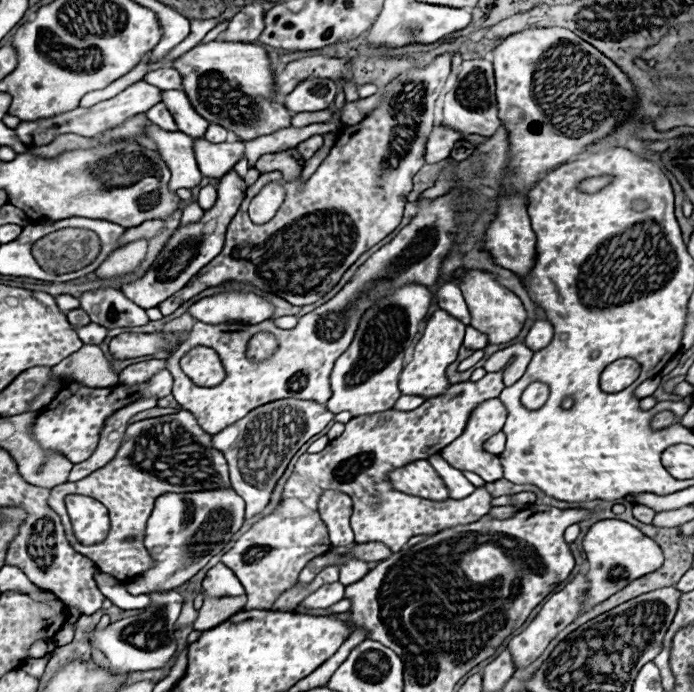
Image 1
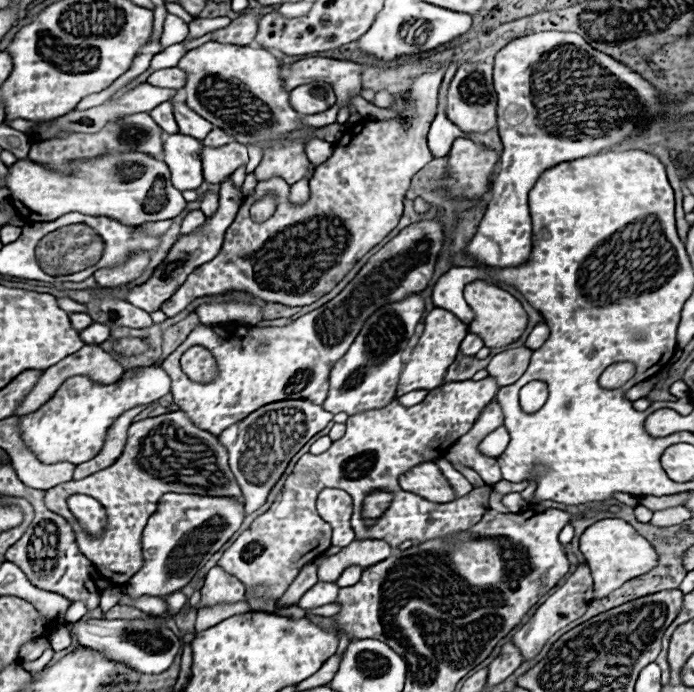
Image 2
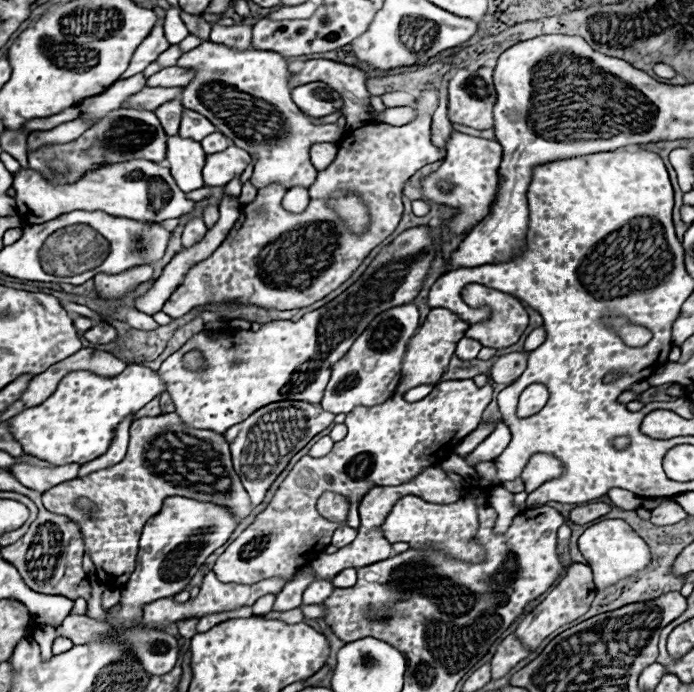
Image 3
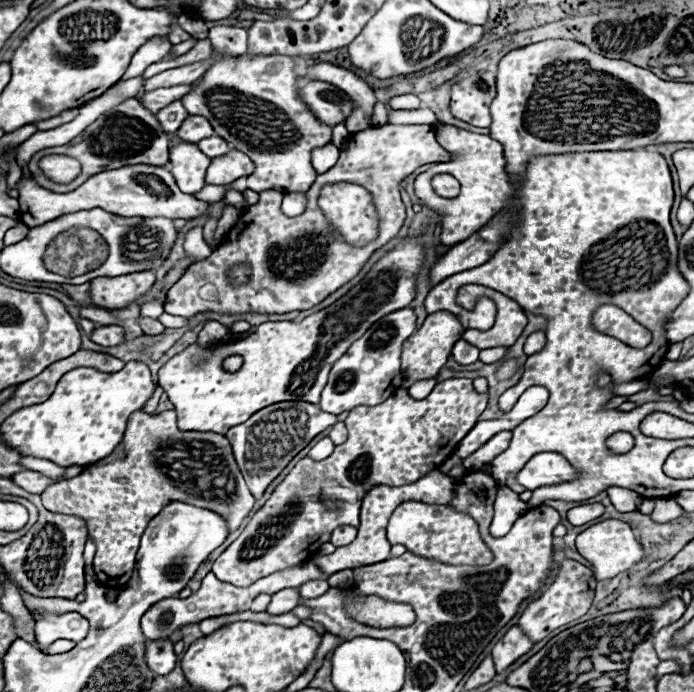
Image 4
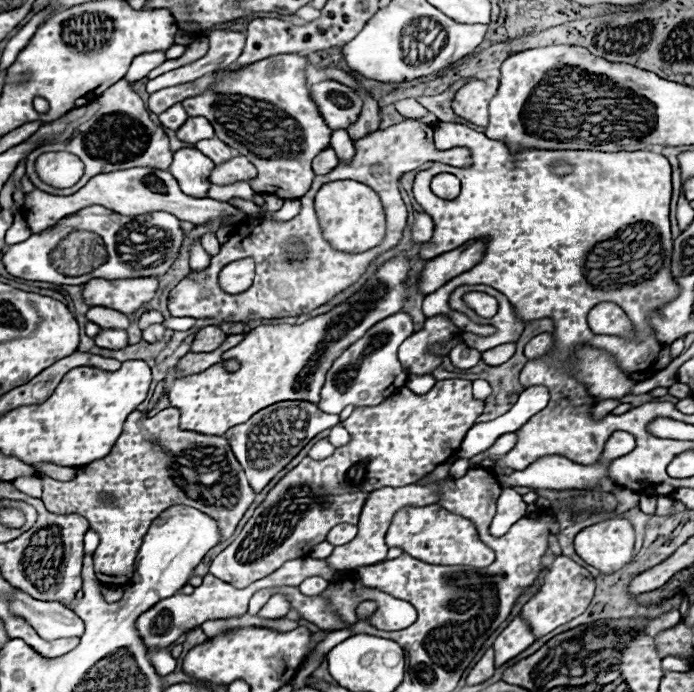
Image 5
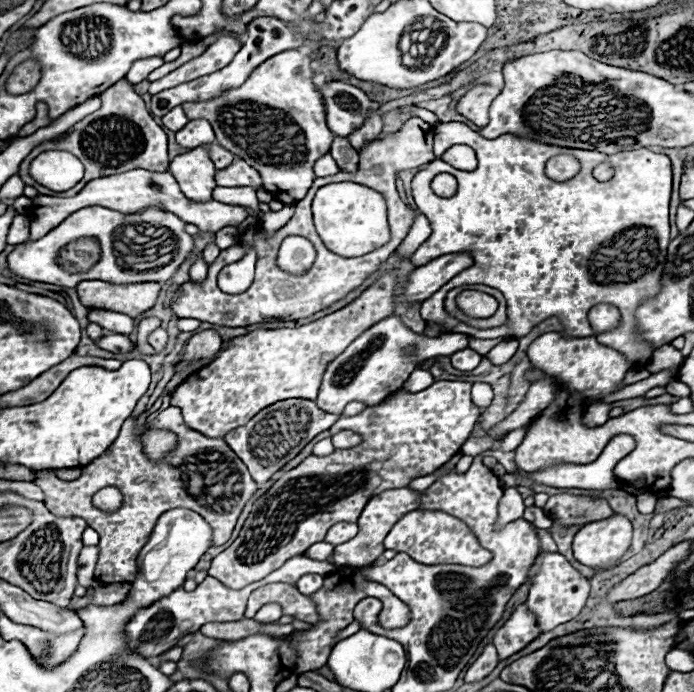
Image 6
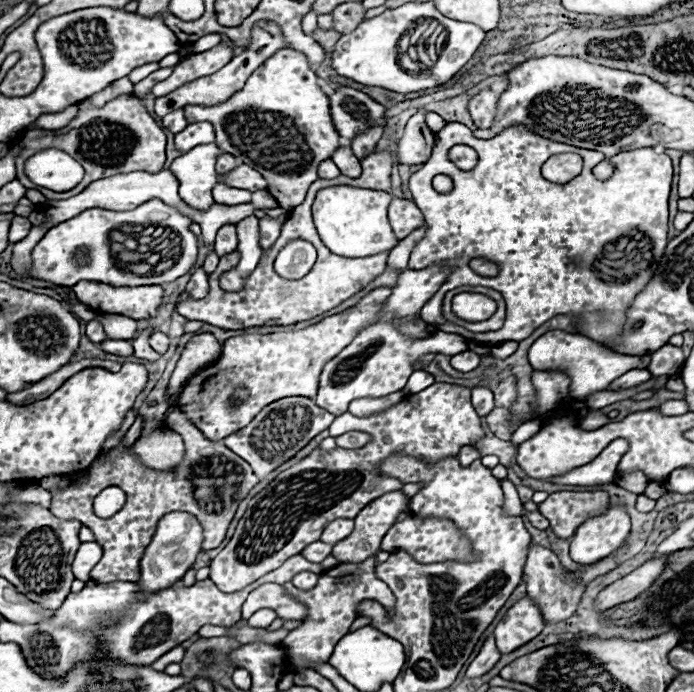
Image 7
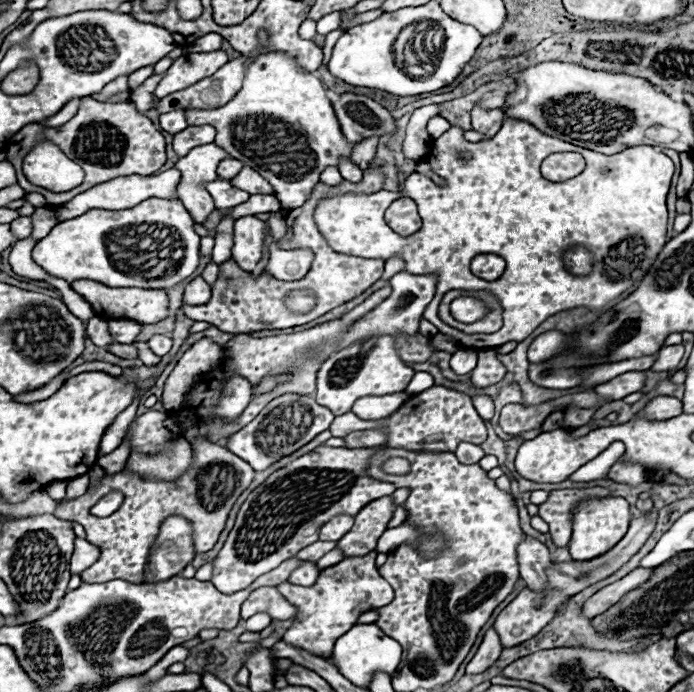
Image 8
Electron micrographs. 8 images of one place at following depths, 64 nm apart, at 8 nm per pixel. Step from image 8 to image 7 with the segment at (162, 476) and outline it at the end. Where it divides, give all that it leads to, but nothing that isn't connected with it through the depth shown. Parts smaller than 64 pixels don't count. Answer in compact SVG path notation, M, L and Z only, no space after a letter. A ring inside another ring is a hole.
M166 430L154 432L132 446L138 462L152 470L174 470L184 460L186 448L180 434Z

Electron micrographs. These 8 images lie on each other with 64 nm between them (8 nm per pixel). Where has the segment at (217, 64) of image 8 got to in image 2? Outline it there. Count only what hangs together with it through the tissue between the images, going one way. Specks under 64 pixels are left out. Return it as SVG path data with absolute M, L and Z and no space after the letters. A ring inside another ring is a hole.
M246 10L240 14L240 18L232 20L230 26L214 30L212 40L218 40L222 44L250 46L254 42L256 32L258 32L258 18L254 14L250 14L250 10ZM162 68L148 76L148 84L154 84L158 88L182 88L186 82L186 72L180 72L180 68Z

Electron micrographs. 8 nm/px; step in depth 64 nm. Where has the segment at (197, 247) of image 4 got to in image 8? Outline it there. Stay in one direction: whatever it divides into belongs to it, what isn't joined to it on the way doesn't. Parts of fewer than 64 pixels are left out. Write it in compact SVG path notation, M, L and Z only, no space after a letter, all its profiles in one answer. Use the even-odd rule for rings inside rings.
M202 276L194 278L184 292L184 302L190 306L200 306L206 304L210 300L210 286L202 280Z

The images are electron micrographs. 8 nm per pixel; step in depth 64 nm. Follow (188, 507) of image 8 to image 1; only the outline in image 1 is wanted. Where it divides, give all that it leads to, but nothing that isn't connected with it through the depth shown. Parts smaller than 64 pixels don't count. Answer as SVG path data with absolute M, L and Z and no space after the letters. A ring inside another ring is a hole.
M180 410L176 414L130 424L126 428L124 444L120 446L114 460L80 482L66 482L52 488L48 506L60 514L62 524L66 528L66 536L74 550L90 558L100 572L106 572L116 580L124 582L140 574L144 570L144 562L150 562L152 568L152 558L144 548L144 528L148 516L152 514L154 500L166 492L202 492L216 488L230 488L230 476L224 454L212 446L212 436L198 428L194 416L190 412ZM162 420L172 420L172 426L158 426ZM140 436L154 438L138 438ZM68 494L84 494L96 498L108 508L112 528L102 542L84 546L76 540L64 502Z

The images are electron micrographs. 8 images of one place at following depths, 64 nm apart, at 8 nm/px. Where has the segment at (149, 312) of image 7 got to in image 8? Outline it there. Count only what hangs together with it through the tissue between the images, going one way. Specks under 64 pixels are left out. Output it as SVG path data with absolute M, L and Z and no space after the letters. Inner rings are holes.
M74 280L72 288L84 296L84 300L94 308L98 316L110 316L108 320L122 318L134 320L138 324L156 324L168 318L168 294L164 290L144 290L144 288L110 288L92 280Z

